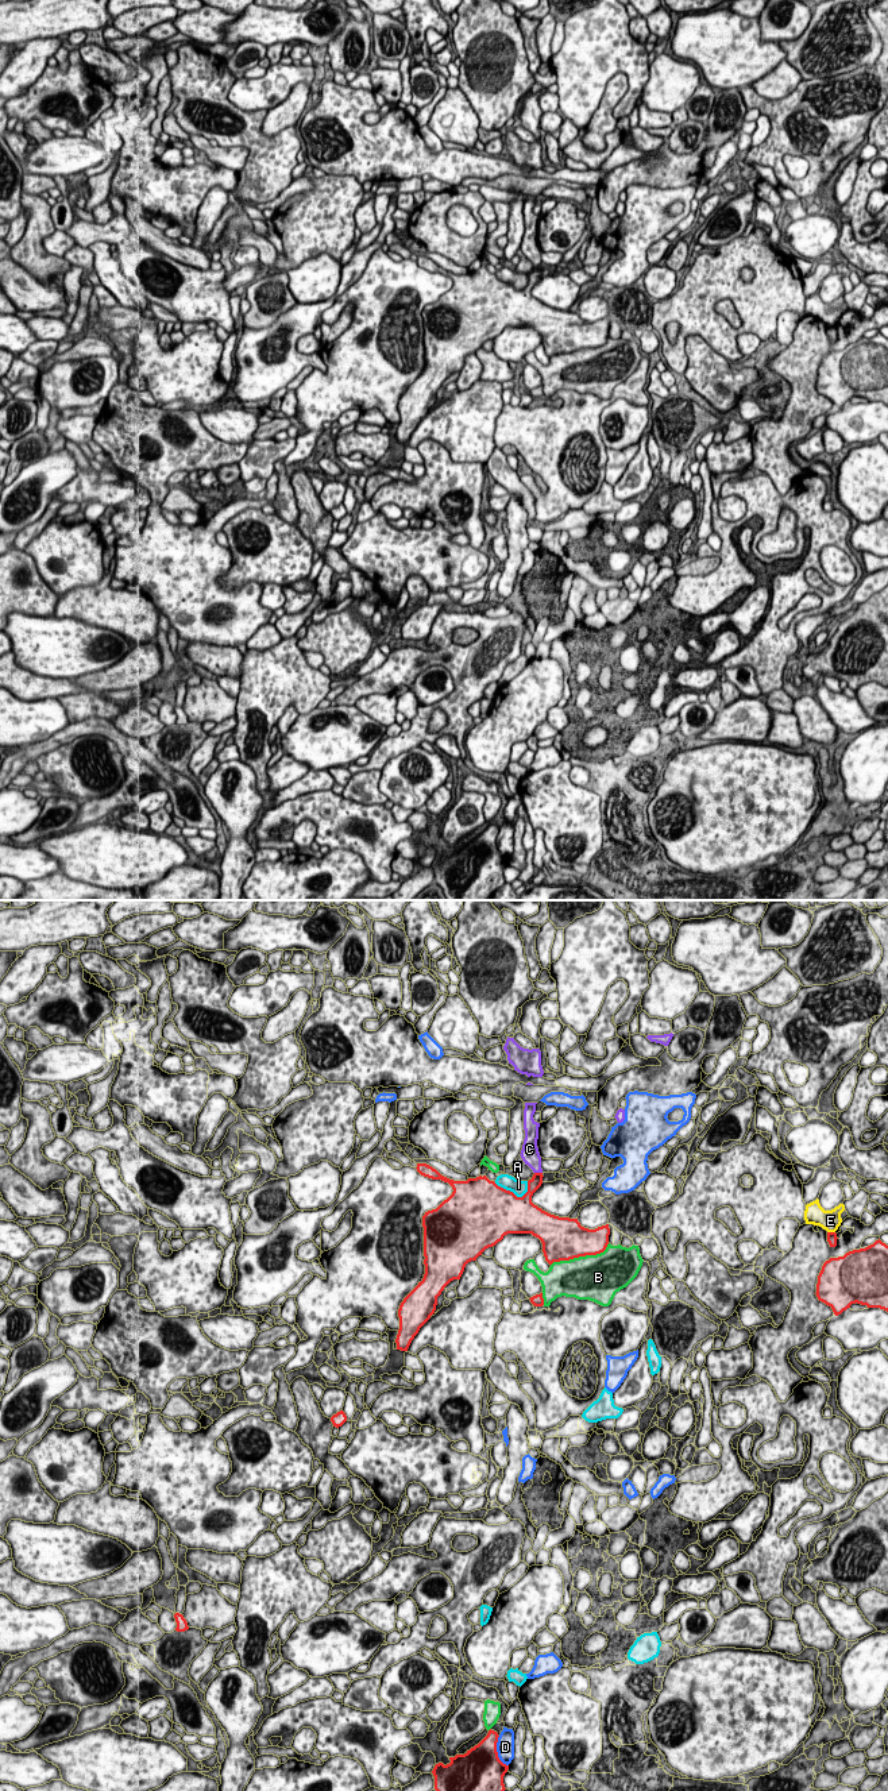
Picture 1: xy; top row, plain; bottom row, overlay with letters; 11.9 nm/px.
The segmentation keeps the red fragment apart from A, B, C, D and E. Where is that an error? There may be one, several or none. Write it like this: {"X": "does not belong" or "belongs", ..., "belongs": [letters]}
{"A": "does not belong", "B": "does not belong", "C": "belongs", "D": "does not belong", "E": "does not belong", "belongs": ["C"]}

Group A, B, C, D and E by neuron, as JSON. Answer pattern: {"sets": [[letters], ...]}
{"sets": [["A"], ["B"], ["C"], ["D"], ["E"]]}

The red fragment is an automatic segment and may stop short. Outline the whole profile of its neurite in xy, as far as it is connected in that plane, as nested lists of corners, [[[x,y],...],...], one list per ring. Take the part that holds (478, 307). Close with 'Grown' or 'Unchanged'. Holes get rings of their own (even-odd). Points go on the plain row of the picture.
[[[525,196],[524,202],[525,232],[520,248],[534,267],[522,290],[486,269],[453,274],[426,256],[417,256],[421,269],[448,275],[453,285],[422,309],[425,367],[399,398],[397,443],[408,444],[420,421],[435,406],[437,390],[451,374],[460,373],[466,358],[476,354],[507,327],[532,327],[538,331],[549,358],[606,343],[609,317],[588,323],[578,312],[551,308],[532,296],[544,270],[537,240],[540,216],[533,212],[536,197]]]. Grown

